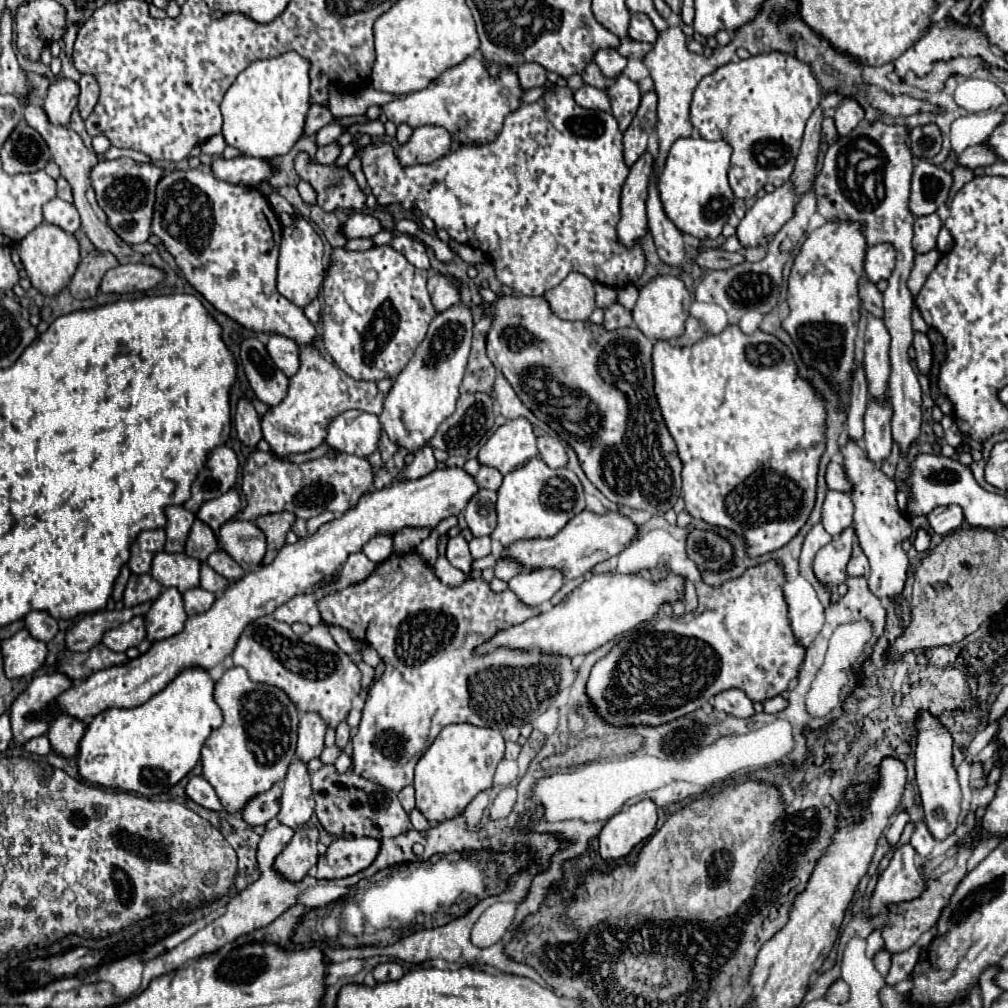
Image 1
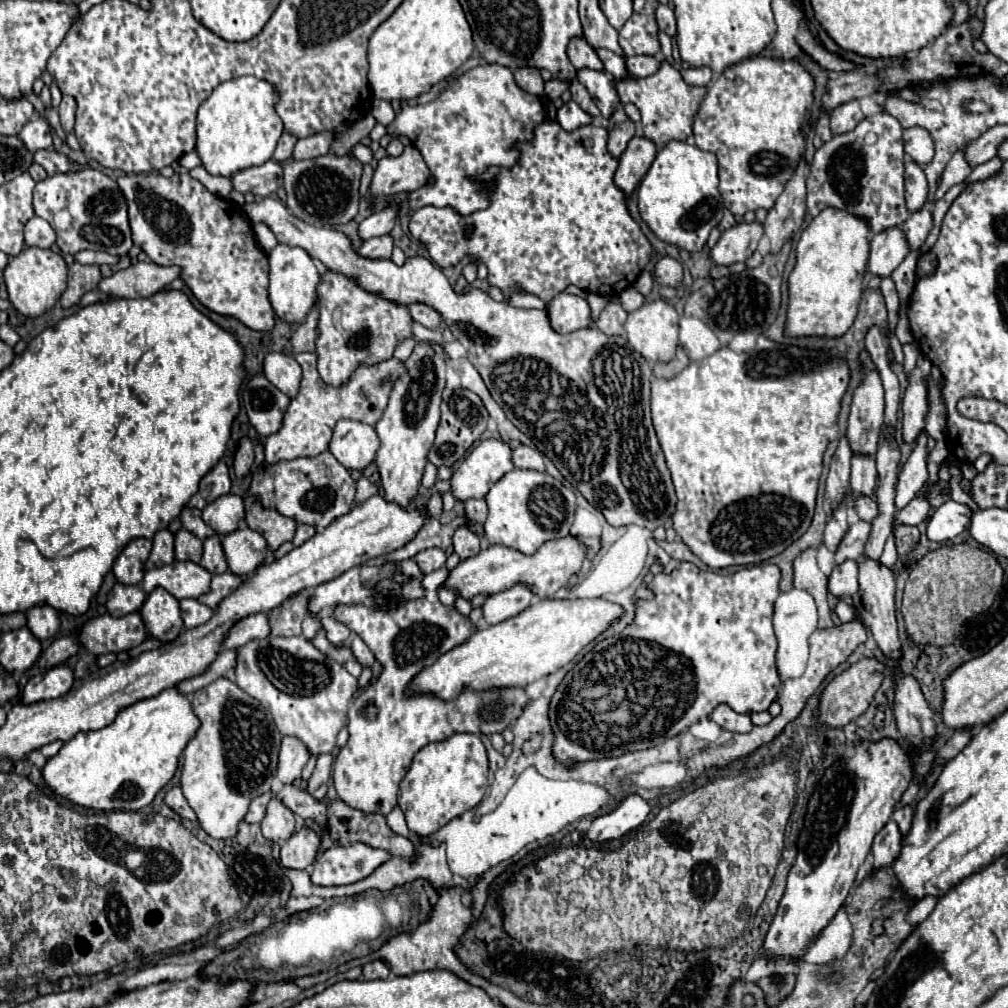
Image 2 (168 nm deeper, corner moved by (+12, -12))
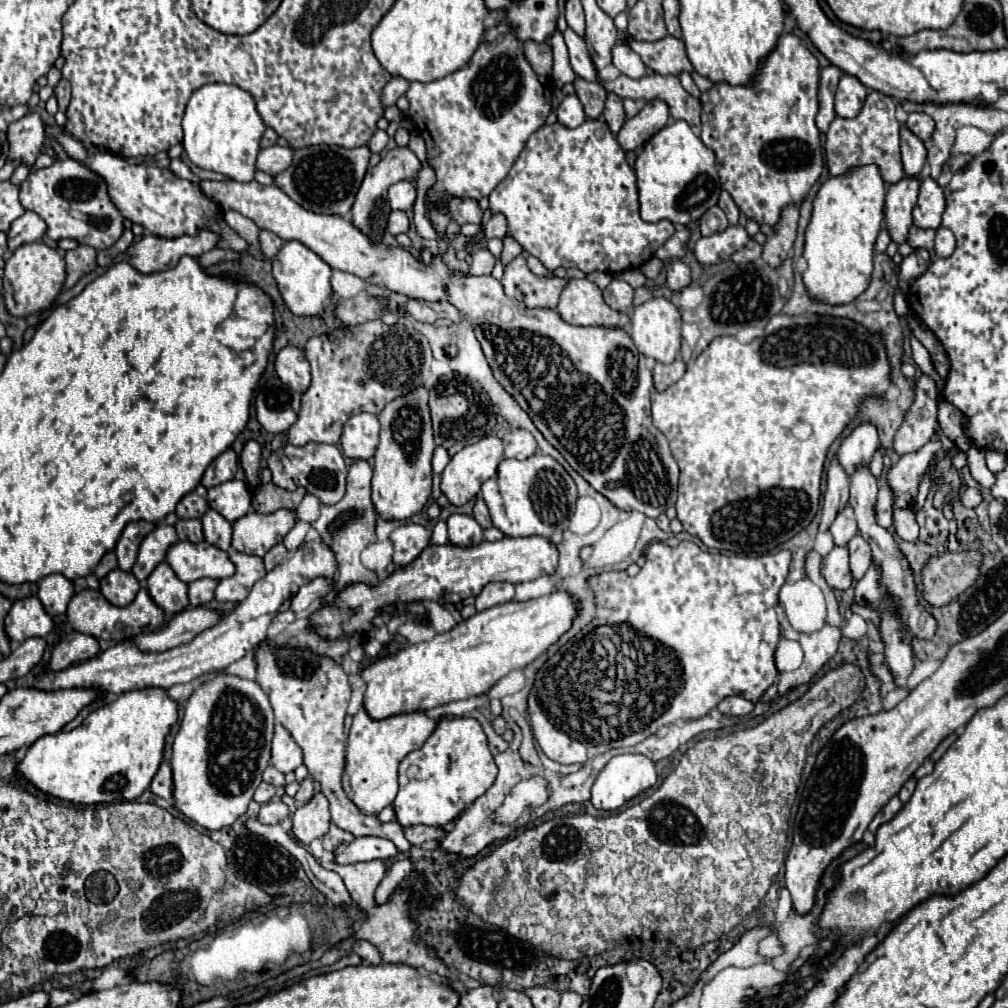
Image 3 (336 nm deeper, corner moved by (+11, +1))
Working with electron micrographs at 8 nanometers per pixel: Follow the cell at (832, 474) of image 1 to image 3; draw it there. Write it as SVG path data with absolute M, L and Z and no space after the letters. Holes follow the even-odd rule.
M894 509L894 525L896 525L896 533L906 539L906 541L918 541L918 523L916 517L910 509Z

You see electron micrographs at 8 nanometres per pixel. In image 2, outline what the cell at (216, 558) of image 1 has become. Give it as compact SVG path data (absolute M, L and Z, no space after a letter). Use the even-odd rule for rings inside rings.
M213 536L213 538L205 540L205 544L203 544L203 558L201 558L199 564L207 572L211 572L213 576L223 574L223 572L229 570L225 554L223 554L223 548L221 548L221 538L219 536Z

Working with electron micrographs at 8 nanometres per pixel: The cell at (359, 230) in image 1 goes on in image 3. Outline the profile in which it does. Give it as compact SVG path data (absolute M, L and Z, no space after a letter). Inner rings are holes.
M400 181L396 185L390 187L388 191L390 195L390 205L392 209L402 209L402 211L410 211L414 201L416 201L416 187L412 181Z

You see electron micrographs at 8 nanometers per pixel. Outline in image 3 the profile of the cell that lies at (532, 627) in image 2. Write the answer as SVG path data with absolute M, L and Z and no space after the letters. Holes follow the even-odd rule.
M562 591L522 603L508 601L476 613L430 641L410 645L364 667L360 673L366 683L364 709L372 719L382 721L392 715L428 711L452 701L484 695L498 679L514 669L524 669L556 643L570 629L574 613L574 599Z

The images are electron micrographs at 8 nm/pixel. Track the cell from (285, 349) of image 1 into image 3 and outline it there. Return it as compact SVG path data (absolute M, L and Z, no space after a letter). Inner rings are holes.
M284 347L276 355L276 373L286 383L298 393L304 393L310 387L310 365L304 357L304 351L298 347Z

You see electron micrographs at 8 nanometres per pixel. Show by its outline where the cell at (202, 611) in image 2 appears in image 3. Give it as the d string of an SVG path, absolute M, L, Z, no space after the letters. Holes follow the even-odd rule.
M198 579L194 583L190 583L190 605L200 607L206 605L214 599L214 589L218 585L218 579Z

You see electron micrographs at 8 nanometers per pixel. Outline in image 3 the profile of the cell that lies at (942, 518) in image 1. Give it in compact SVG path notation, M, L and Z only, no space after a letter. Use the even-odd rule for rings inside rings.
M966 489L966 493L960 499L964 507L978 507L982 501L982 491L980 489Z

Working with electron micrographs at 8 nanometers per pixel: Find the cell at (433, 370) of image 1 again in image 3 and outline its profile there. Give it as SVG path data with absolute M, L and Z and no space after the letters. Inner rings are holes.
M416 389L406 397L390 401L380 413L380 443L374 455L372 505L386 521L406 521L420 513L432 493L432 423L428 411L428 391Z

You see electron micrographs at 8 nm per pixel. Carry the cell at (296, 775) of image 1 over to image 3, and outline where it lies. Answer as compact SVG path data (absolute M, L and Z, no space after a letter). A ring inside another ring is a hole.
M272 799L268 803L262 803L260 813L258 813L258 821L262 821L264 825L282 823L286 817L288 817L288 807L280 799Z

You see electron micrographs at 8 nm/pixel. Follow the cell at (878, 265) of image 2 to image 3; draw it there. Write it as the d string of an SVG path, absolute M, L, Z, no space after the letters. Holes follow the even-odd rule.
M902 177L892 183L886 195L886 227L890 237L898 243L898 251L902 257L912 253L912 247L906 243L908 229L912 227L912 209L918 199L918 177Z

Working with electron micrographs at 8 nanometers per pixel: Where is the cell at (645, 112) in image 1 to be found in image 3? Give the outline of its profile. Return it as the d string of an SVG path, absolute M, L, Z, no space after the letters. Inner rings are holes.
M608 93L608 99L606 99L606 109L604 109L604 119L610 127L610 131L616 135L620 131L620 127L624 125L624 107L622 107L622 99L614 93Z

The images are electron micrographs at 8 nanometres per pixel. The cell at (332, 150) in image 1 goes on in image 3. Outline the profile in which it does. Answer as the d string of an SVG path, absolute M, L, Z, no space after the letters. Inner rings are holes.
M394 77L386 87L384 87L384 95L382 95L382 105L388 107L388 105L396 105L398 97L404 95L408 91L408 81L402 79L402 77Z

